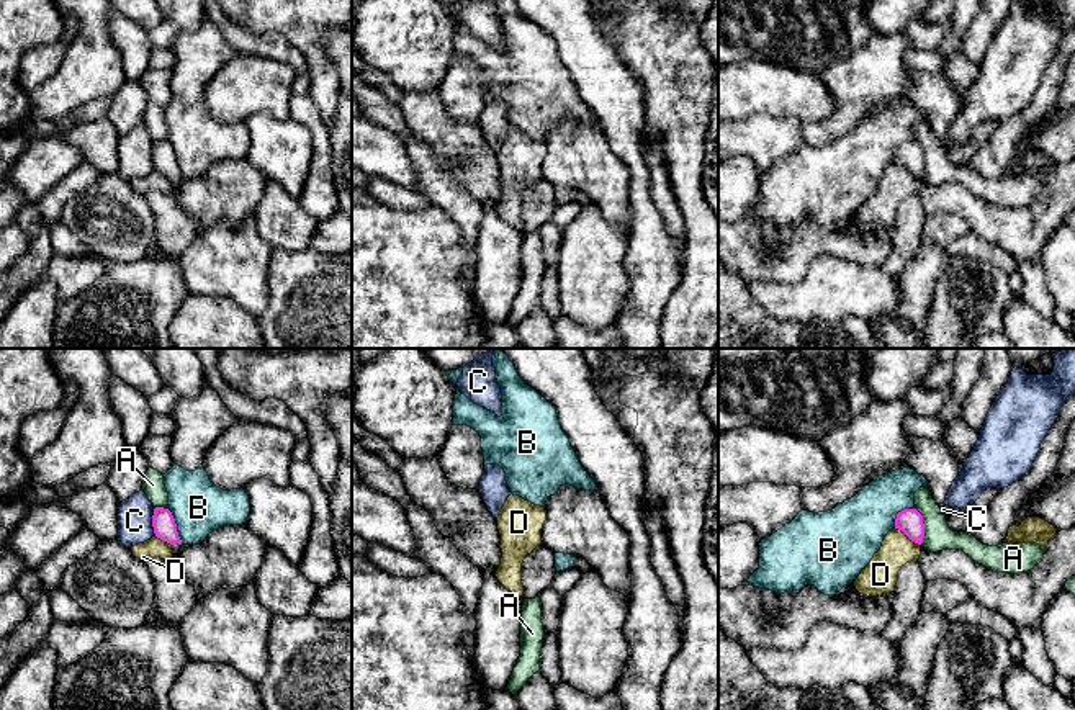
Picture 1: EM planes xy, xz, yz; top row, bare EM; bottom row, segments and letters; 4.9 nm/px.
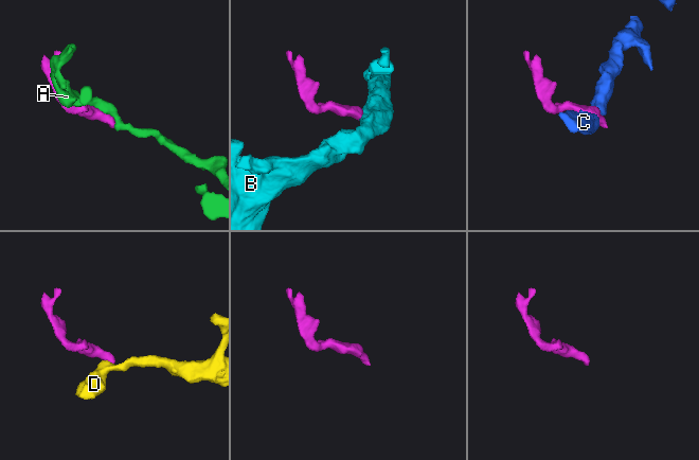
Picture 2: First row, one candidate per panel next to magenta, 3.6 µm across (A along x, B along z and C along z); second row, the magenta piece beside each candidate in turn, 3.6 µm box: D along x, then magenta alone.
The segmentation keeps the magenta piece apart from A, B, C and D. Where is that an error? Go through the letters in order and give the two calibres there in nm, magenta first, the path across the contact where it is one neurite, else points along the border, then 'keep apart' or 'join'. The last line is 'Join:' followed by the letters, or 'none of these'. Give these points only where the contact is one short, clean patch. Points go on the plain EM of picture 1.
A: 120 nm thick on the magenta side, 140 nm on the other; keep apart
B: 110 nm thick on the magenta side, 260 nm on the other; keep apart
C: 110 nm thick on the magenta side, 180 nm on the other; keep apart
D: 120 nm thick on the magenta side, 170 nm on the other; border along yz (895, 161), (920, 179); keep apart
Join: none of these

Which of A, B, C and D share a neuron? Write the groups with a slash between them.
A / B / C / D

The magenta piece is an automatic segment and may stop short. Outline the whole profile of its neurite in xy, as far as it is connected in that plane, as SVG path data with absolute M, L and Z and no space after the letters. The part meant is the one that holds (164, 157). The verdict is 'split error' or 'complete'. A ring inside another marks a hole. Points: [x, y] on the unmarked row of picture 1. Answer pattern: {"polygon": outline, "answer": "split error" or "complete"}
{"polygon": "M155 141L152 149L152 160L157 172L172 178L172 196L177 200L182 173L178 170L177 157L172 146L164 141Z", "answer": "split error"}

